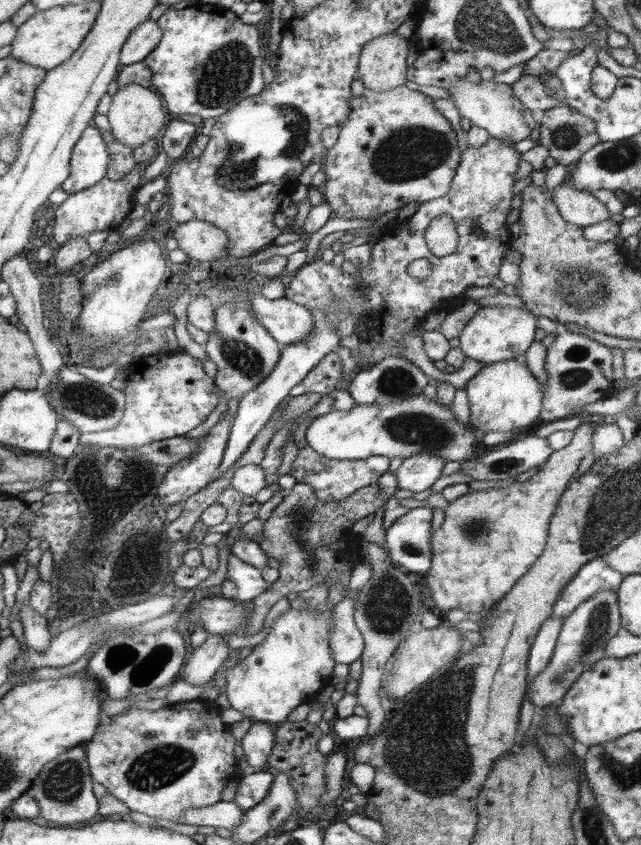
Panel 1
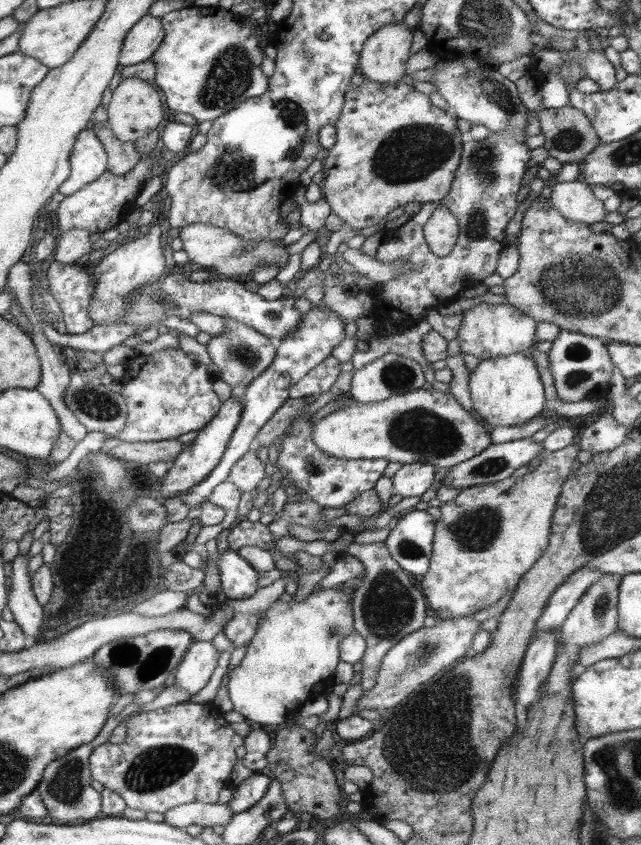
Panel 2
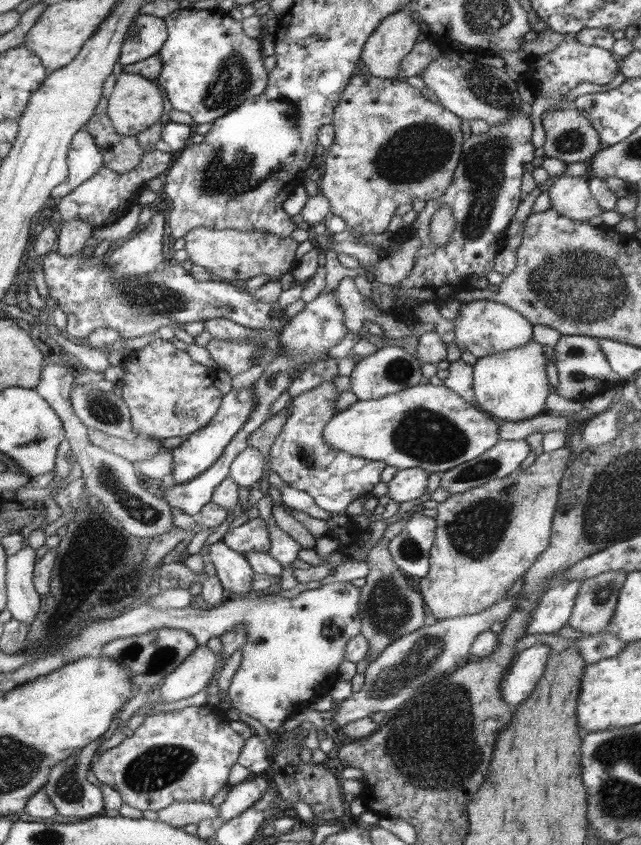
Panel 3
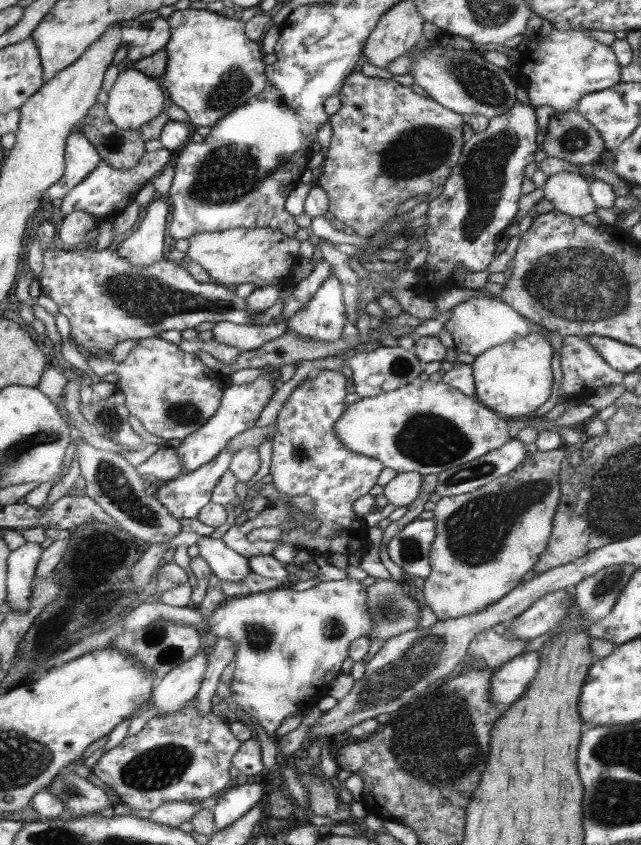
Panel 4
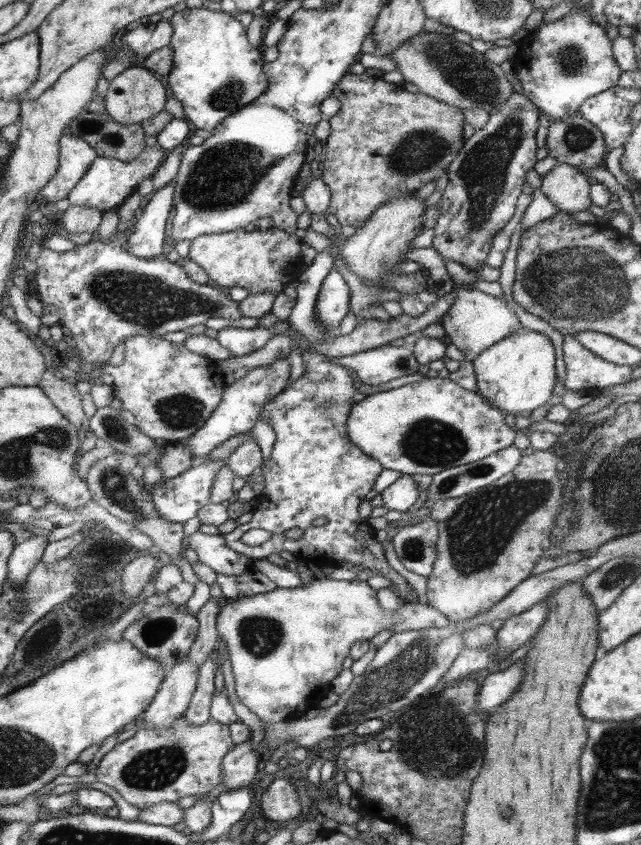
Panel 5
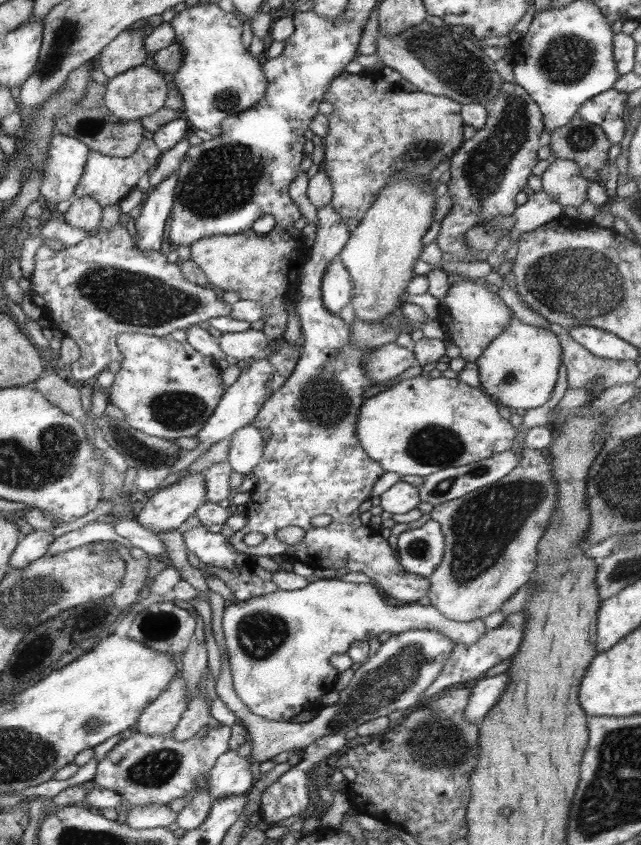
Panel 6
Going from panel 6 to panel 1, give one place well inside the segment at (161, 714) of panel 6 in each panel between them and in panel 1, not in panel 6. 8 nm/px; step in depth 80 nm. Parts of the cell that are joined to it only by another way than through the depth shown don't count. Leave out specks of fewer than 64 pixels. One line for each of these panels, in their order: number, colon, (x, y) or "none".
1: (207, 660)
2: (194, 671)
3: (195, 673)
4: (182, 684)
5: (179, 683)

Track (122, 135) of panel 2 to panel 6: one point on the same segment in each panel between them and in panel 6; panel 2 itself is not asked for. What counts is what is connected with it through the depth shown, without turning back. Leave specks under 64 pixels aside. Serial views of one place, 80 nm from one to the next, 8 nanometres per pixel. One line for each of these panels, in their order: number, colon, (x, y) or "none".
3: (136, 103)
4: (135, 99)
5: (135, 95)
6: (139, 92)

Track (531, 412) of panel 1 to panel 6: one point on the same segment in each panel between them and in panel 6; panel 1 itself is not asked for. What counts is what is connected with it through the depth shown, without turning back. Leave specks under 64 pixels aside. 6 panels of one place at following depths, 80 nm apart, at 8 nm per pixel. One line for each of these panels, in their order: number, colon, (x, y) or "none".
2: (507, 391)
3: (510, 386)
4: (514, 379)
5: (516, 375)
6: (519, 368)

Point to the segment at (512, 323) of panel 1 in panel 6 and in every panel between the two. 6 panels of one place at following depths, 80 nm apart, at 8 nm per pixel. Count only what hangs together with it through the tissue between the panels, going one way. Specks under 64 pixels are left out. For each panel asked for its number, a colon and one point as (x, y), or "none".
2: (488, 331)
3: (482, 327)
4: (478, 324)
5: (476, 320)
6: (472, 315)

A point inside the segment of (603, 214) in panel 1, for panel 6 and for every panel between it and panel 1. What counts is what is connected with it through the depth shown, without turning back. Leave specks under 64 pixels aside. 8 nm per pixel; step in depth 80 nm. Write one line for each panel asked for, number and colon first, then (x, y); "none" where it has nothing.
2: (576, 201)
3: (571, 196)
4: (570, 193)
5: (570, 191)
6: (563, 181)

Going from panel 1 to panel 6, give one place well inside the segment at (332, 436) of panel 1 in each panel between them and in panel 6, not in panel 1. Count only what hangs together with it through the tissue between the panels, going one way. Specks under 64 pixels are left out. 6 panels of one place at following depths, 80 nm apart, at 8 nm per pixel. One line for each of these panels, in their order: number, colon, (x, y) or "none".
2: (431, 427)
3: (425, 426)
4: (428, 427)
5: (425, 427)
6: (423, 424)

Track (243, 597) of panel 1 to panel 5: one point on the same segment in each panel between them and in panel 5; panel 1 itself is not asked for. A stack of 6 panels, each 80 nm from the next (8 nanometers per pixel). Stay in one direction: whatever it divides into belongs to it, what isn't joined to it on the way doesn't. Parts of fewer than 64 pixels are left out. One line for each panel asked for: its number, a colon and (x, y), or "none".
2: (239, 580)
3: (236, 575)
4: (229, 565)
5: (212, 550)

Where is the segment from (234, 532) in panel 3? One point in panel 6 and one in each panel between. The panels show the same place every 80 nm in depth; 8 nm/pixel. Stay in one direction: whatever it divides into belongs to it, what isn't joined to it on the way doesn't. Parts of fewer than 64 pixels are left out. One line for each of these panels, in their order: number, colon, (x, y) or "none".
4: (308, 459)
5: (315, 471)
6: (314, 463)

